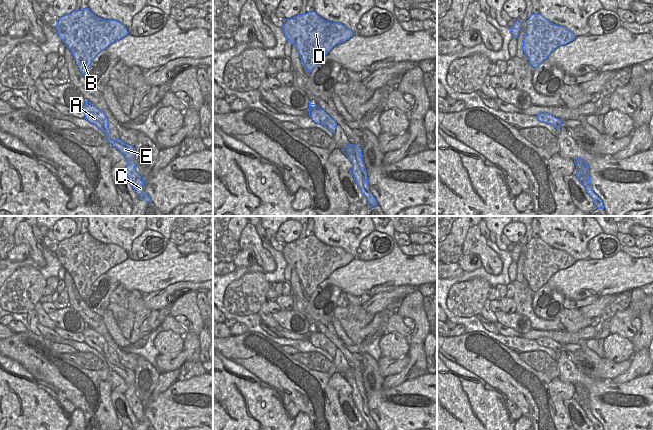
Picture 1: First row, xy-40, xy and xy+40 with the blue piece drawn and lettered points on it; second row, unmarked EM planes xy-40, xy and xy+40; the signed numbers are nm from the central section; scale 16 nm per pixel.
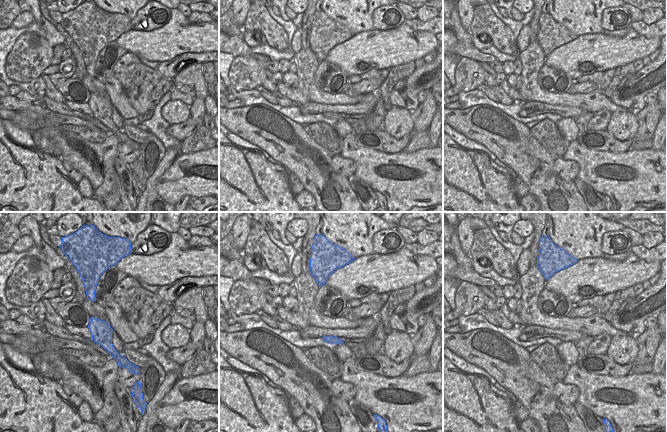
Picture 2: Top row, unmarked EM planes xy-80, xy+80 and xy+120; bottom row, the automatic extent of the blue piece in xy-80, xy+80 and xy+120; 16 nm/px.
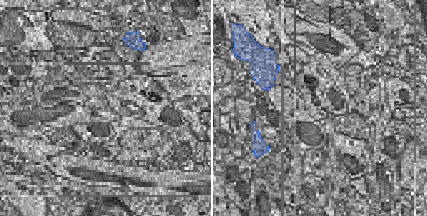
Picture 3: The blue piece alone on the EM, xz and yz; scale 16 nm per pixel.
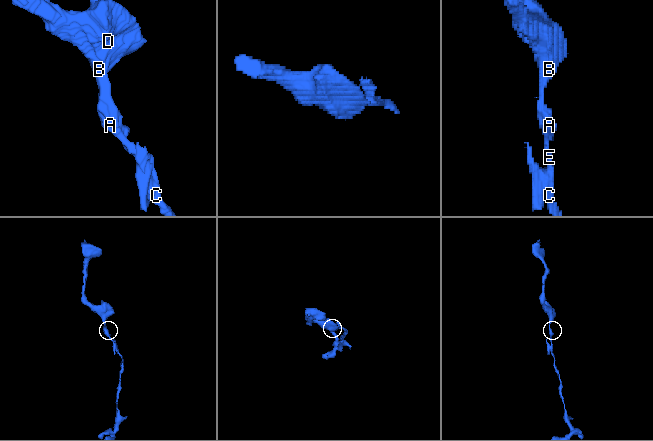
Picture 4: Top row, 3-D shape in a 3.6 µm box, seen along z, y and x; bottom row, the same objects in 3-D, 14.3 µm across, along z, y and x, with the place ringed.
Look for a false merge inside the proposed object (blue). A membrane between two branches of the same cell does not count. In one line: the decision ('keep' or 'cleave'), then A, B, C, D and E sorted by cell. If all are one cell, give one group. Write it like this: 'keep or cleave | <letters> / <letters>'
keep | A B C D E

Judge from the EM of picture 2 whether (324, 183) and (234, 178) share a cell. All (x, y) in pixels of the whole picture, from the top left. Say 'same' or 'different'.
different

